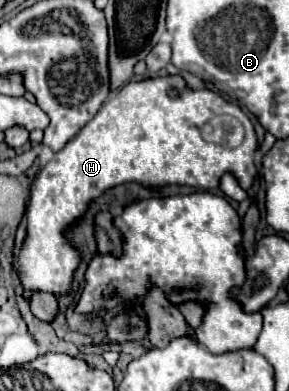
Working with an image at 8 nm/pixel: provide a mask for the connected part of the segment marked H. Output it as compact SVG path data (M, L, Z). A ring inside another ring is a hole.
M179 75L155 77L137 83L127 83L115 95L107 99L107 103L97 111L97 115L61 149L55 157L39 171L33 189L31 201L27 209L27 227L25 239L17 255L17 275L21 279L23 297L31 301L31 295L37 291L45 291L51 295L69 295L73 291L73 275L81 265L81 249L67 241L67 231L79 223L95 197L101 197L107 189L117 187L121 183L135 181L143 187L165 187L165 185L191 185L197 189L215 189L219 185L221 175L233 173L241 187L249 191L257 177L255 167L255 151L257 151L257 135L249 117L233 103L227 103L221 95L213 91L191 91L187 83ZM215 115L231 115L241 121L245 127L245 139L235 149L225 149L215 143L205 143L201 137L201 125Z

